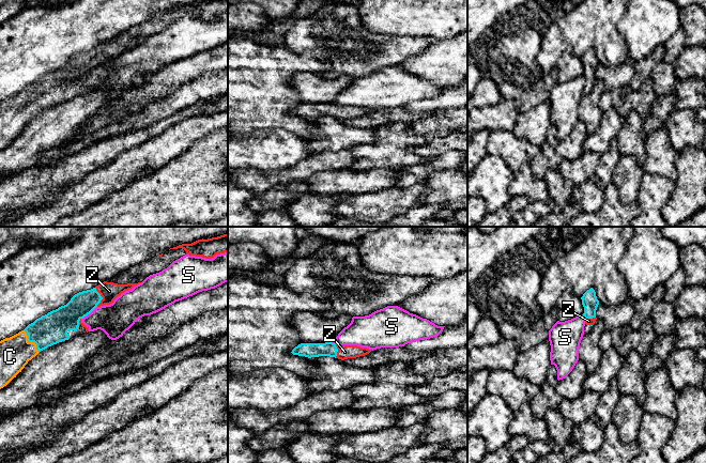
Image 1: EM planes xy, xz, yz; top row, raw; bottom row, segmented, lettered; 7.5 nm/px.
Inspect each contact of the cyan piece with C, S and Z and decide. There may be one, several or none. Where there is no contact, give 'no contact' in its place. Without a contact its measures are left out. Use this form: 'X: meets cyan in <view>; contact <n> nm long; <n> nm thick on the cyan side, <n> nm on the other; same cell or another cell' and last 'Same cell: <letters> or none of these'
C: meets cyan in xy; contact 200 nm long; 240 nm thick on the cyan side, 240 nm on the other; same cell
S: meets cyan in xy; contact 160 nm long; 200 nm thick on the cyan side, 240 nm on the other; another cell
Z: meets cyan in xy; contact 150 nm long; 180 nm thick on the cyan side, 140 nm on the other; same cell
Same cell: C, Z

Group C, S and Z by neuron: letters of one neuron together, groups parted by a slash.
C Z / S

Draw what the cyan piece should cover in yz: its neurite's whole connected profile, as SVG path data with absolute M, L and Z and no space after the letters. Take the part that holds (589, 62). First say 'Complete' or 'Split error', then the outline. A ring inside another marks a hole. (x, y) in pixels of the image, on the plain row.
Split error. M593 48L587 50L583 57L581 58L582 65L584 67L584 78L586 86L594 86L596 78L596 71L599 65L599 61L597 60L596 52Z

